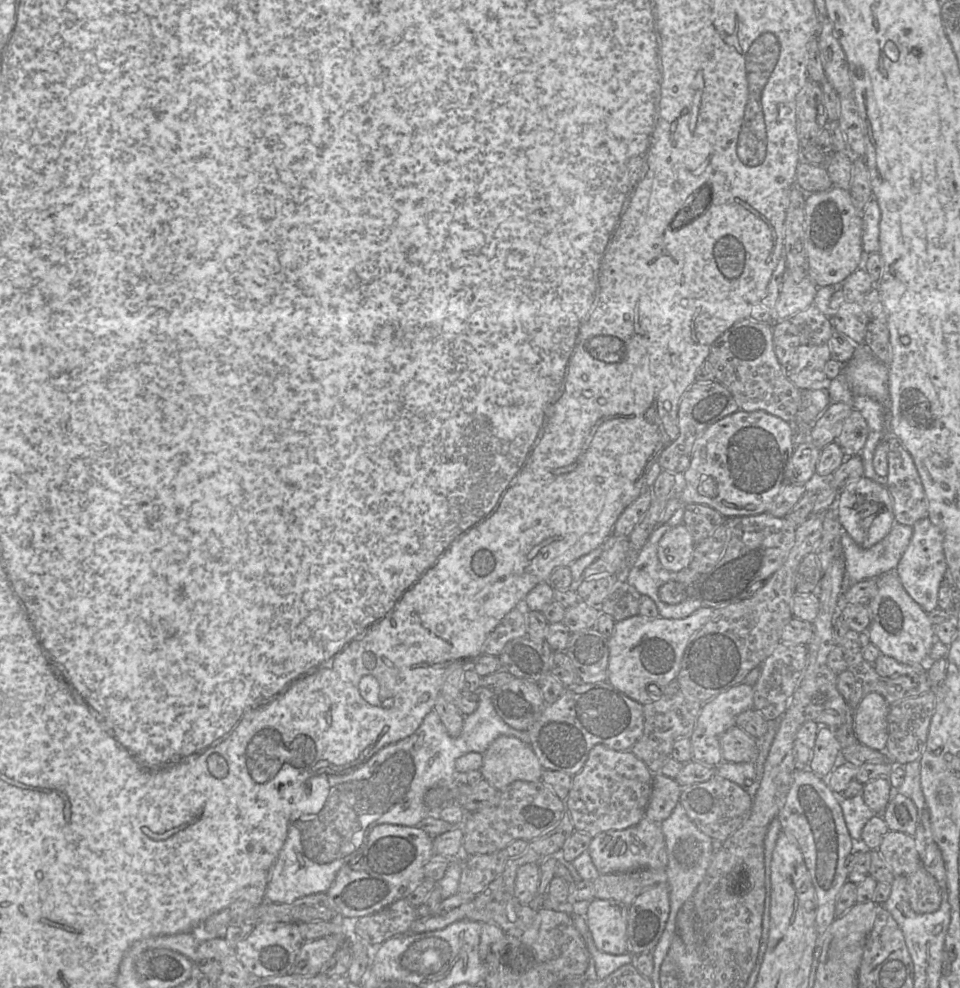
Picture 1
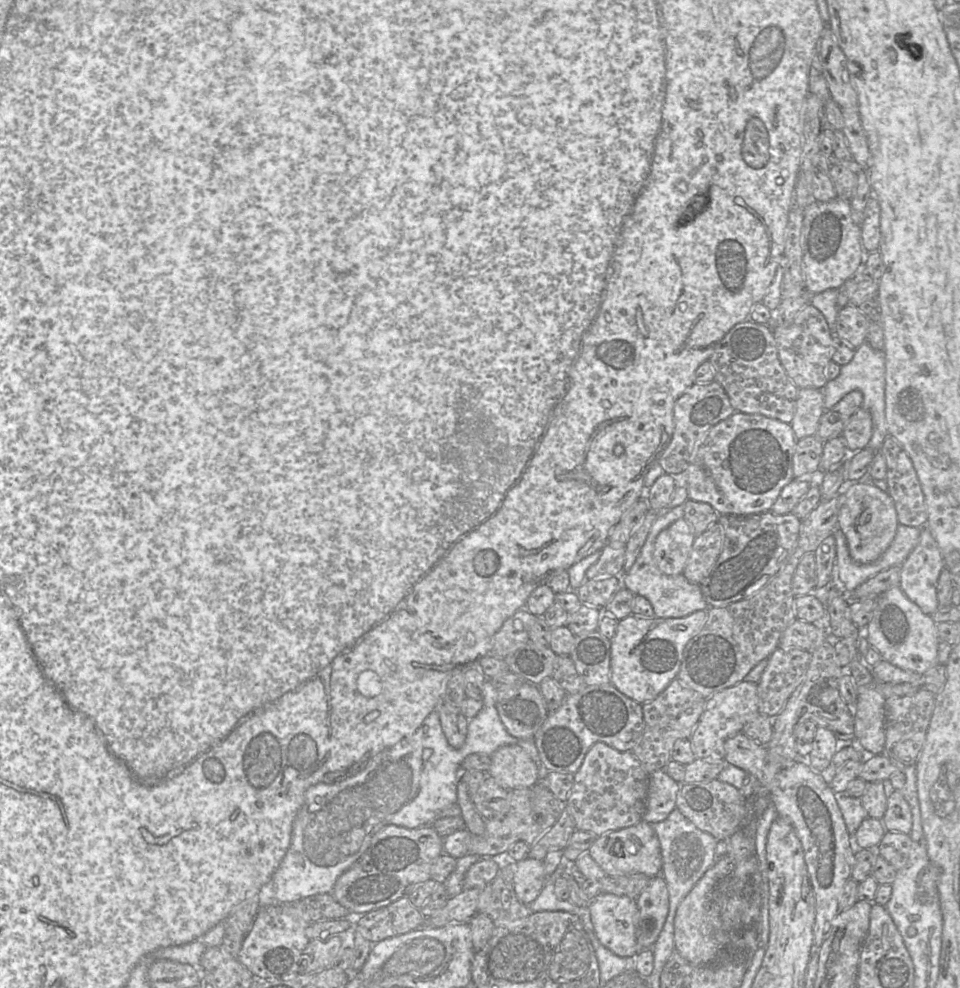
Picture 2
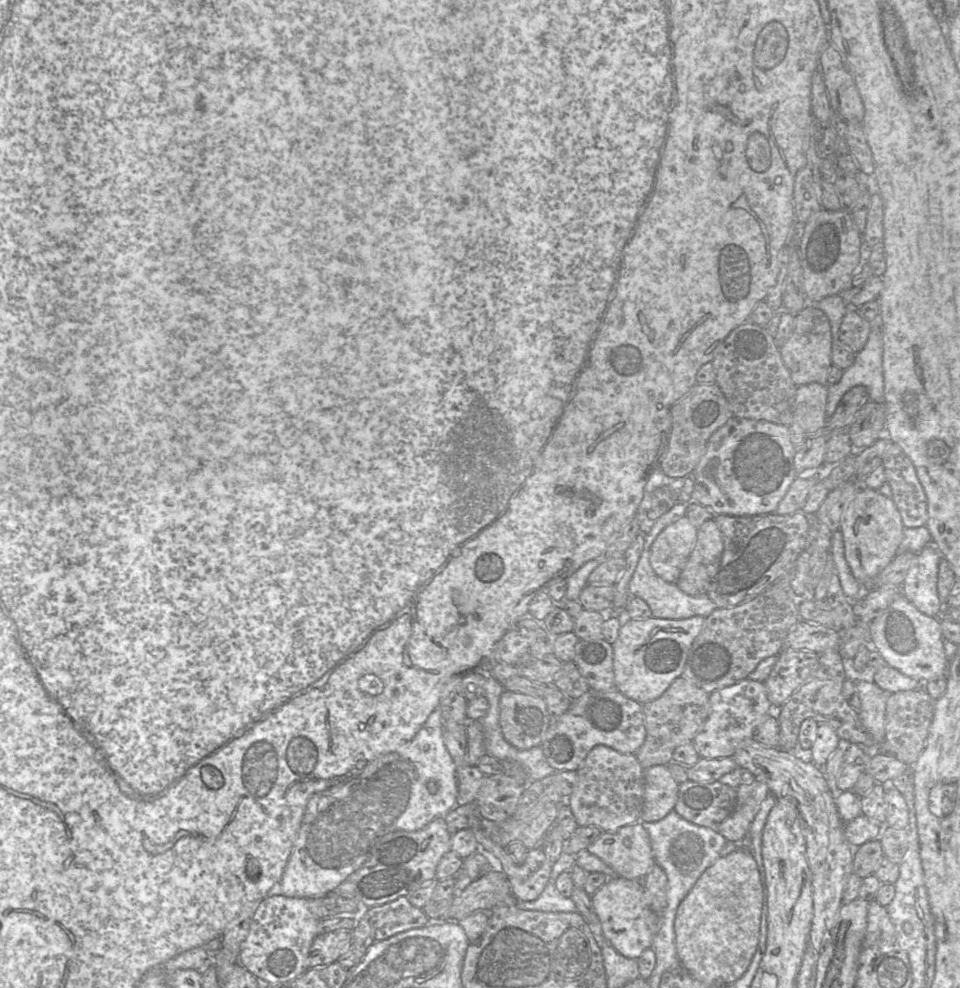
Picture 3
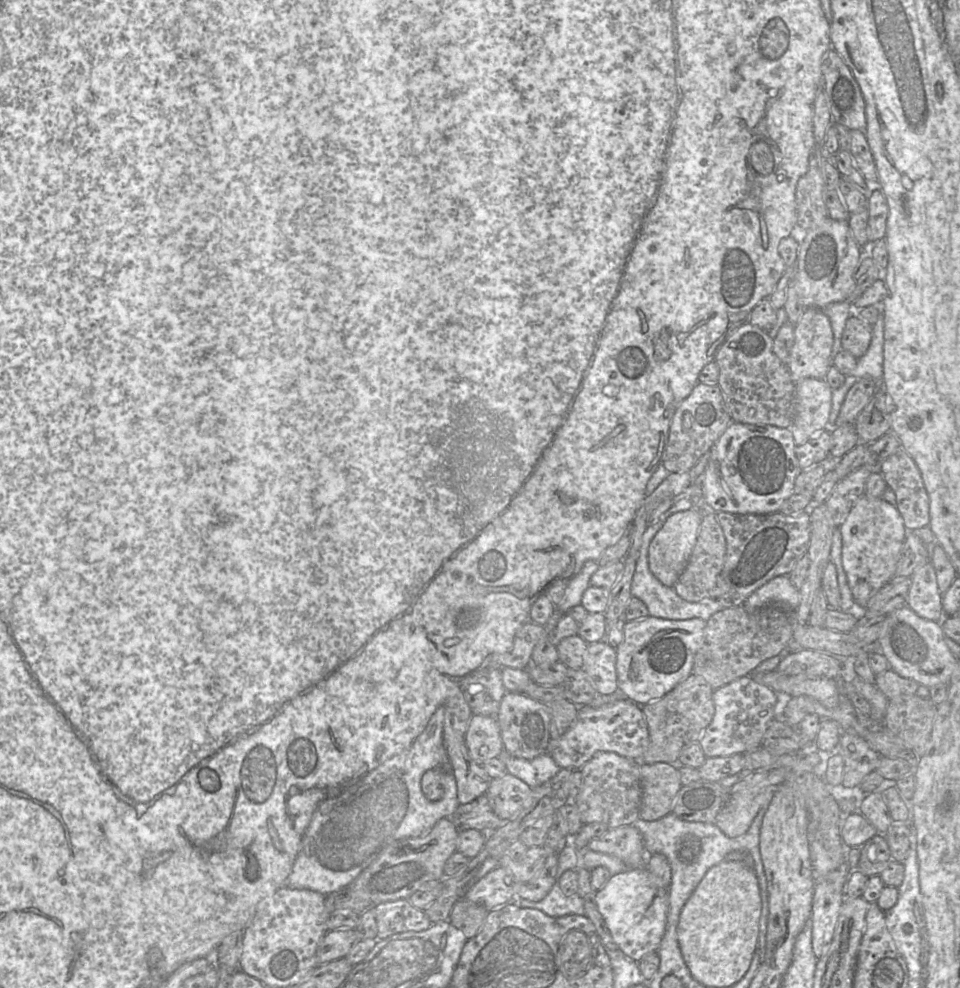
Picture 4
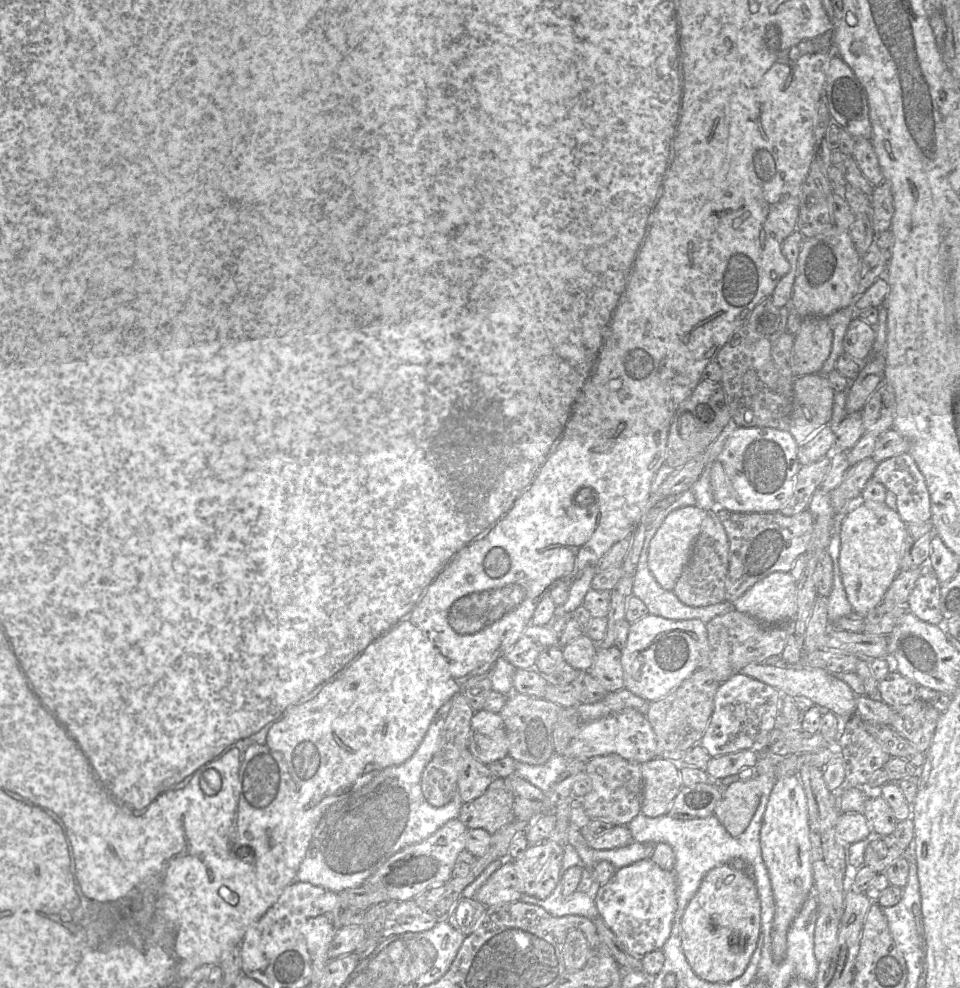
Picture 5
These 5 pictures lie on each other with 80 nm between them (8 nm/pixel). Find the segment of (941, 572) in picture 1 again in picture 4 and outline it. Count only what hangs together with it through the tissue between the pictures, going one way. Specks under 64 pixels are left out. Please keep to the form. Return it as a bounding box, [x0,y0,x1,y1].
[906,561,944,622]

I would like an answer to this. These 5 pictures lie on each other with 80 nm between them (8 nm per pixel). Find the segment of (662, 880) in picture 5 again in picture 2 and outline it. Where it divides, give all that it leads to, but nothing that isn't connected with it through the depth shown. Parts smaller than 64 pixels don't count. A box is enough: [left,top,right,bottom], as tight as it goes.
[588,892,638,957]

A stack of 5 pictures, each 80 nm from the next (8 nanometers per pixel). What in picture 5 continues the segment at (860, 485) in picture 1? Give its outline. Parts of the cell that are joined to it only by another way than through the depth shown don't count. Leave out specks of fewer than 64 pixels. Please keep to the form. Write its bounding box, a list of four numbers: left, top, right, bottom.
[839,501,906,616]

